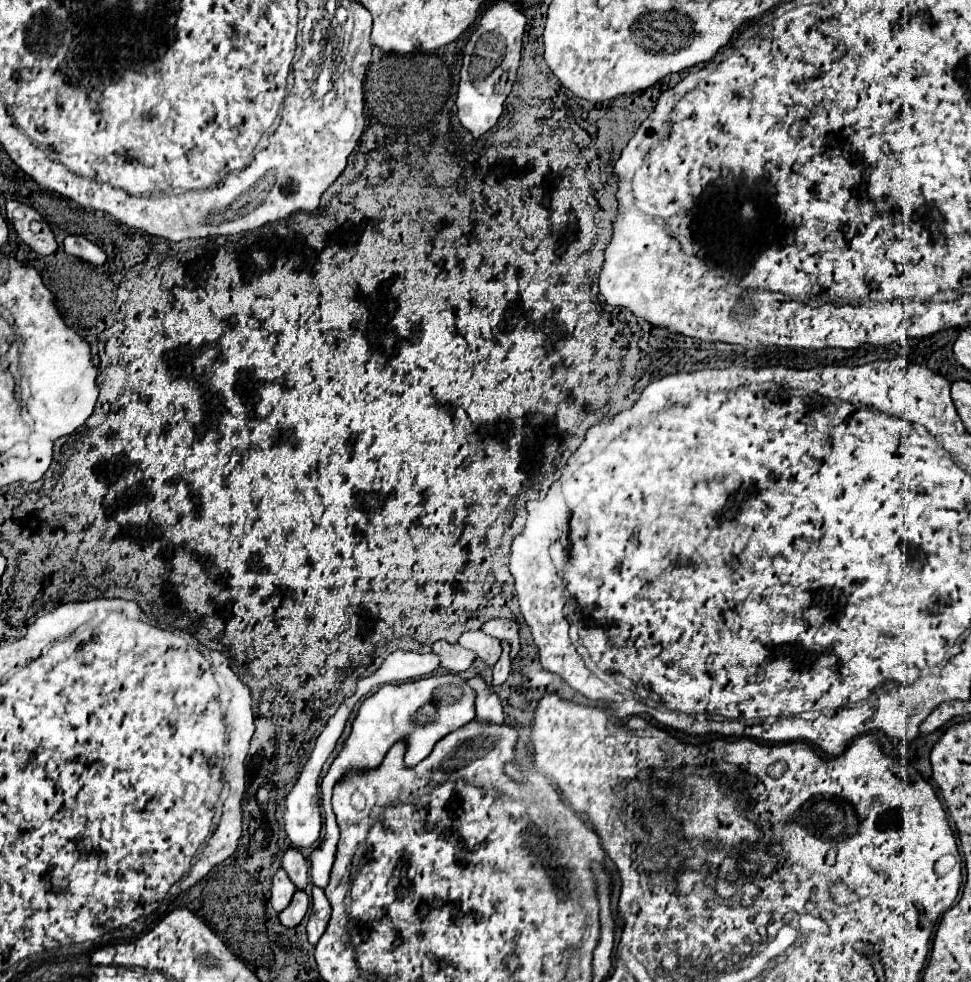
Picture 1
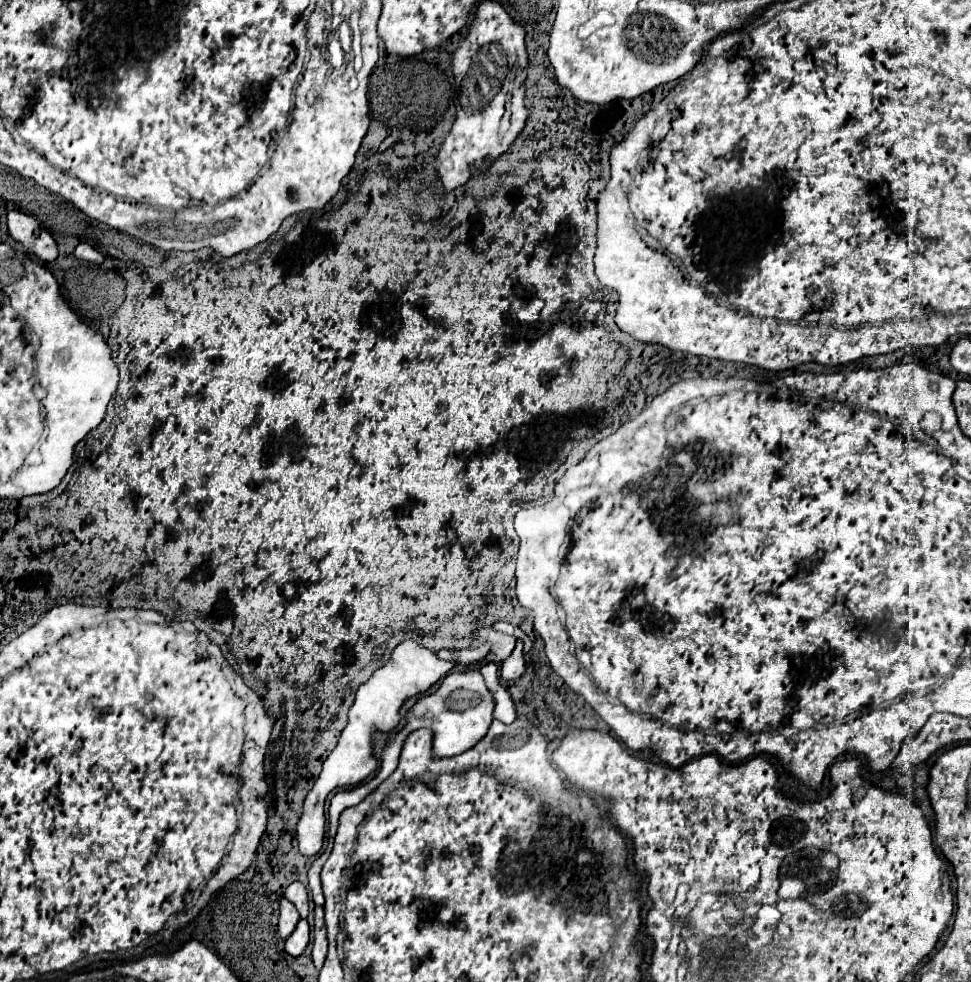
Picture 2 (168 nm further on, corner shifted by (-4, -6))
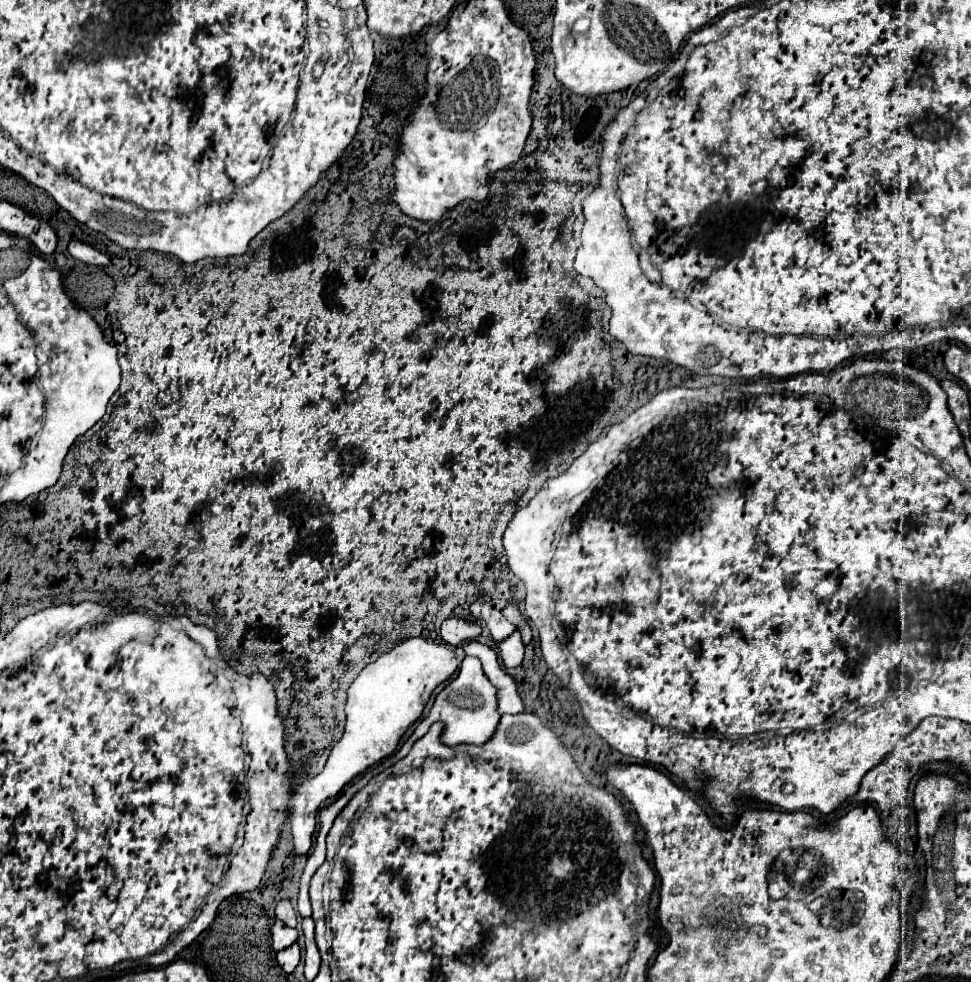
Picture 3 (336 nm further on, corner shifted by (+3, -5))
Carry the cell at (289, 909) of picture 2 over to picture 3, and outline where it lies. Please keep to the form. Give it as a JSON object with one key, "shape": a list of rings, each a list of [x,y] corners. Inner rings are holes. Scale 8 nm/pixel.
{"shape":[[[275,921],[275,925],[271,927],[271,947],[275,951],[281,951],[281,949],[287,949],[289,945],[293,945],[297,941],[297,929],[291,929],[291,927],[285,927],[281,921]]]}

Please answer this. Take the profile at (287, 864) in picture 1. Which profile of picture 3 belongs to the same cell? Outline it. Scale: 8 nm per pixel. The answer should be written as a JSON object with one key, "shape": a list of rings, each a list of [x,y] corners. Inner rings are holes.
{"shape":[[[281,901],[275,909],[275,919],[283,921],[287,927],[297,927],[297,911],[291,907],[289,901]]]}

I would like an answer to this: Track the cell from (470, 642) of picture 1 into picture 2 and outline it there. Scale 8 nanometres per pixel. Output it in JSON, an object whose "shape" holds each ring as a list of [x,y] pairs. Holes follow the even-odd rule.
{"shape":[[[486,630],[484,638],[490,642],[490,652],[496,656],[498,662],[504,662],[508,658],[508,654],[514,650],[514,642],[516,642],[514,636],[506,636],[506,634]]]}

